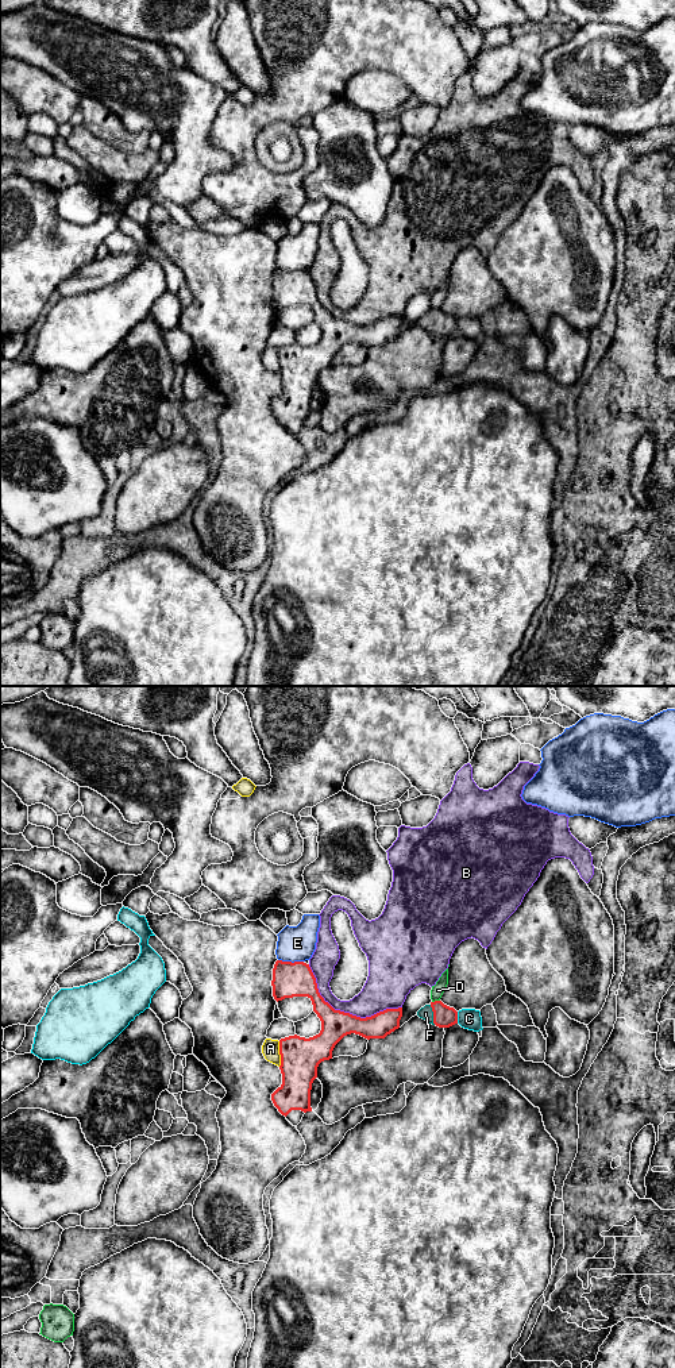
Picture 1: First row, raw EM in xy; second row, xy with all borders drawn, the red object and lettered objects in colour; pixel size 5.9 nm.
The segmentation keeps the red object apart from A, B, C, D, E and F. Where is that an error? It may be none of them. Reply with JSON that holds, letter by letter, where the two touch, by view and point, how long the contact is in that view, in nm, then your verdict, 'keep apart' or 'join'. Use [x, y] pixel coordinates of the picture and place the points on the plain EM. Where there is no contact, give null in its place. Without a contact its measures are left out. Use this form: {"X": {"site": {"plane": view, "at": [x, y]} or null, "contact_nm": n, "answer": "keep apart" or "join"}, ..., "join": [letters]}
{"A": {"site": {"plane": "xy", "at": [280, 362]}, "contact_nm": 150, "answer": "keep apart"}, "B": {"site": {"plane": "xy", "at": [346, 322]}, "contact_nm": 600, "answer": "keep apart"}, "C": {"site": {"plane": "xy", "at": [456, 326]}, "contact_nm": 70, "answer": "keep apart"}, "D": {"site": {"plane": "xy", "at": [435, 309]}, "contact_nm": 50, "answer": "keep apart"}, "E": {"site": {"plane": "xy", "at": [290, 270]}, "contact_nm": 150, "answer": "keep apart"}, "F": {"site": {"plane": "xy", "at": [434, 323]}, "contact_nm": 120, "answer": "join"}, "join": ["F"]}

